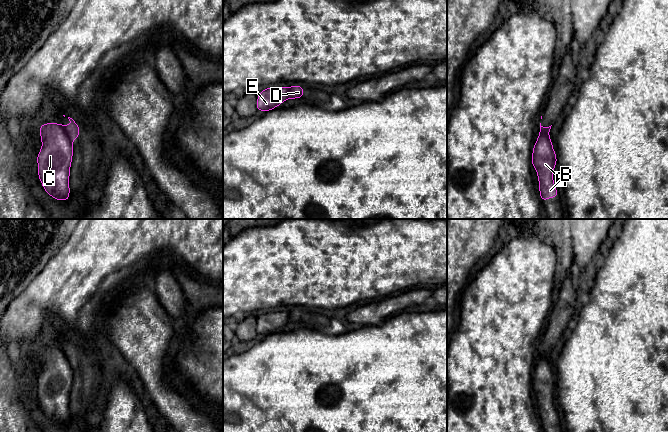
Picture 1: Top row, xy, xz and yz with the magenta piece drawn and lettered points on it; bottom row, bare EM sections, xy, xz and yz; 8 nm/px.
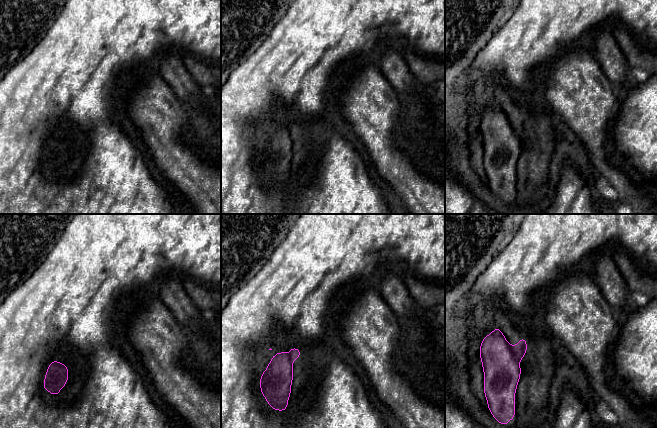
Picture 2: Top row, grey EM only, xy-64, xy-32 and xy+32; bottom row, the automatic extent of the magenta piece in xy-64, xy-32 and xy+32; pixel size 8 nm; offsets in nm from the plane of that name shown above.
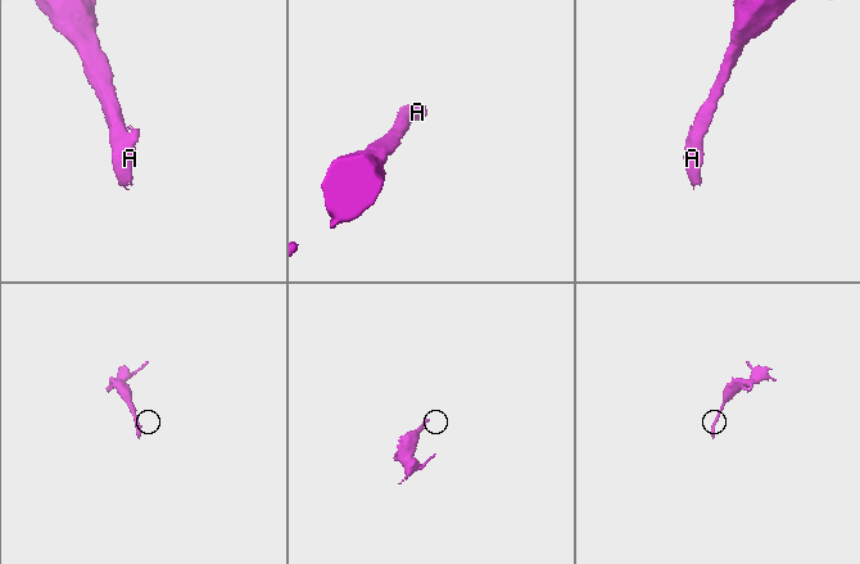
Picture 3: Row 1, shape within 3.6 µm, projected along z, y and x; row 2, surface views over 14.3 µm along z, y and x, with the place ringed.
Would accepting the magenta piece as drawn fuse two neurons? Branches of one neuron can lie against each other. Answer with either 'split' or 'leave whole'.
split

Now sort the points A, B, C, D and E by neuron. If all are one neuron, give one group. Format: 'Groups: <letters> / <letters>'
Groups: A B C E / D

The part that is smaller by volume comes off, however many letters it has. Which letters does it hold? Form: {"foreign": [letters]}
{"foreign": ["D"]}

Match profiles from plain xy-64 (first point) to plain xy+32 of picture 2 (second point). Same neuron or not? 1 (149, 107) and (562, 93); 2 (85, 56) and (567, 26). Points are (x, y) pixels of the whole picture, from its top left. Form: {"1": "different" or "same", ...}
{"1": "same", "2": "same"}

